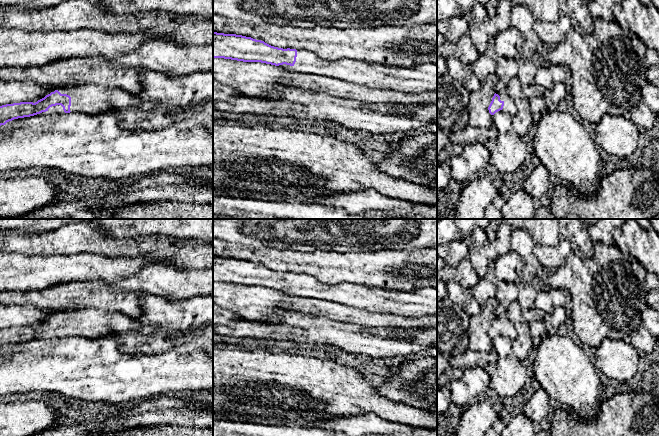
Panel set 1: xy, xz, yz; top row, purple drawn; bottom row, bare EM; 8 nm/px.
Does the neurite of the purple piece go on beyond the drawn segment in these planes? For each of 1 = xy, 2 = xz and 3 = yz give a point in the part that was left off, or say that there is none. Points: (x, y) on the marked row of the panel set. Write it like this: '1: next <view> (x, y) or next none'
1: next xy (89, 99)
2: next xz (421, 78)
3: next yz (509, 107)

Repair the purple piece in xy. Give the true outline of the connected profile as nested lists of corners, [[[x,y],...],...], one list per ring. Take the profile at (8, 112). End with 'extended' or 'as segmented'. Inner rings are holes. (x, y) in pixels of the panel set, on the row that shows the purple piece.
[[[89,84],[62,86],[35,103],[20,102],[0,106],[0,126],[14,119],[37,114],[99,114],[110,108],[124,109],[136,104],[141,104],[145,109],[150,108],[150,104],[141,101],[138,94],[126,92],[120,87]]]; extended

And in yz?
[[[504,86],[497,88],[492,101],[488,107],[489,113],[494,115],[496,112],[505,112],[512,117],[517,113],[517,107],[514,100],[509,97],[509,94]]]; extended

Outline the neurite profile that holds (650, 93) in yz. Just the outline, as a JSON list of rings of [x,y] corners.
[[[648,82],[641,89],[642,101],[655,113],[659,112],[659,88]]]

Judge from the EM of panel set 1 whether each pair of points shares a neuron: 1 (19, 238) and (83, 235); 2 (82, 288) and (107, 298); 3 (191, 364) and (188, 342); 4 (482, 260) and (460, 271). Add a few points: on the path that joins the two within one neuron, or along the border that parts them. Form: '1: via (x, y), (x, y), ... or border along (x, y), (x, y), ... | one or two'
1: via (35, 241), (67, 240) | one
2: via (88, 294), (101, 297) | one
3: border along (202, 348), (189, 352), (169, 349), (166, 352) | two
4: border along (467, 256), (474, 271), (480, 277) | two

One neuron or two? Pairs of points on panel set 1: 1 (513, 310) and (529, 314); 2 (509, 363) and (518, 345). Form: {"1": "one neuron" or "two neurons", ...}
{"1": "one neuron", "2": "two neurons"}

